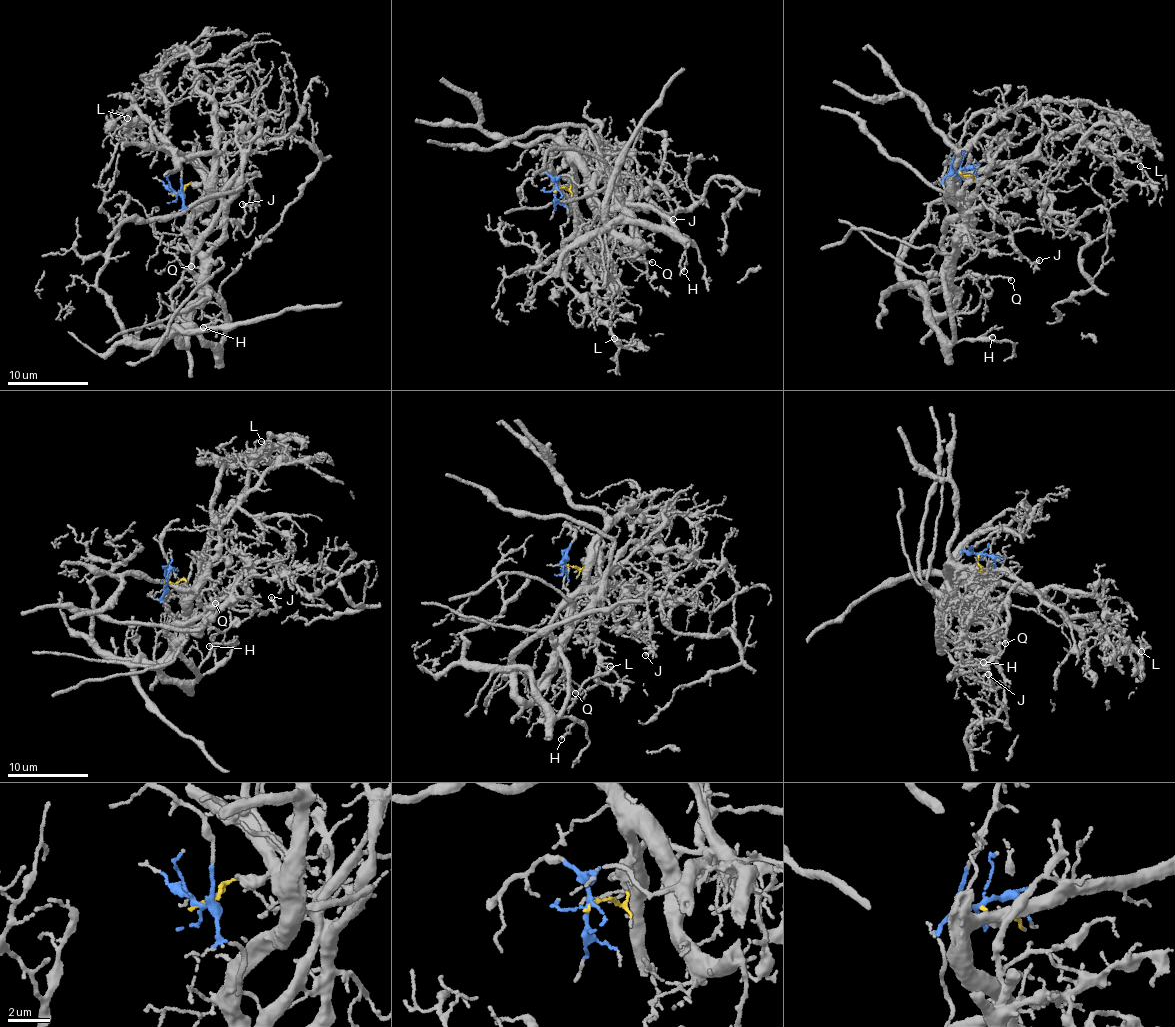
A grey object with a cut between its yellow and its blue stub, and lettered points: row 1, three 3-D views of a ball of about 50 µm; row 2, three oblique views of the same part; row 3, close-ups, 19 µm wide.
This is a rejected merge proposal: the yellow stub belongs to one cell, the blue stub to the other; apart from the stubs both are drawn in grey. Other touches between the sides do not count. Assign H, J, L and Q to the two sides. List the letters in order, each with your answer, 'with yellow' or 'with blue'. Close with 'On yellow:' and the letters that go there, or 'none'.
H: with blue
J: with blue
L: with yellow
Q: with blue
On yellow: L

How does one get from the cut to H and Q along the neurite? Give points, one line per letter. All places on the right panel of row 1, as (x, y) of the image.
H: (957, 171), (950, 173), (942, 185), (946, 229), (942, 277), (953, 336), (959, 340), (992, 338)
Q: (957, 171), (942, 185), (942, 277), (953, 339), (935, 325), (929, 295), (951, 280), (973, 275), (1011, 281)

